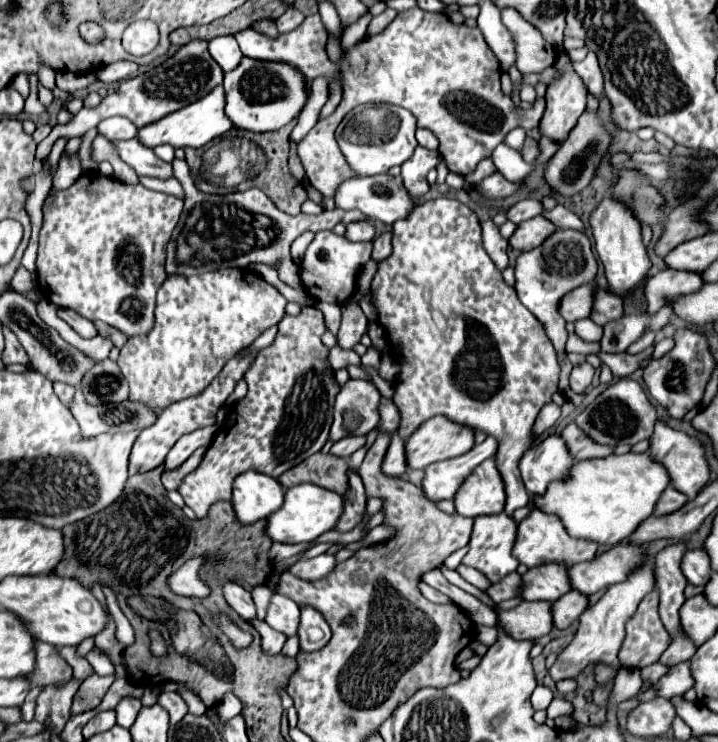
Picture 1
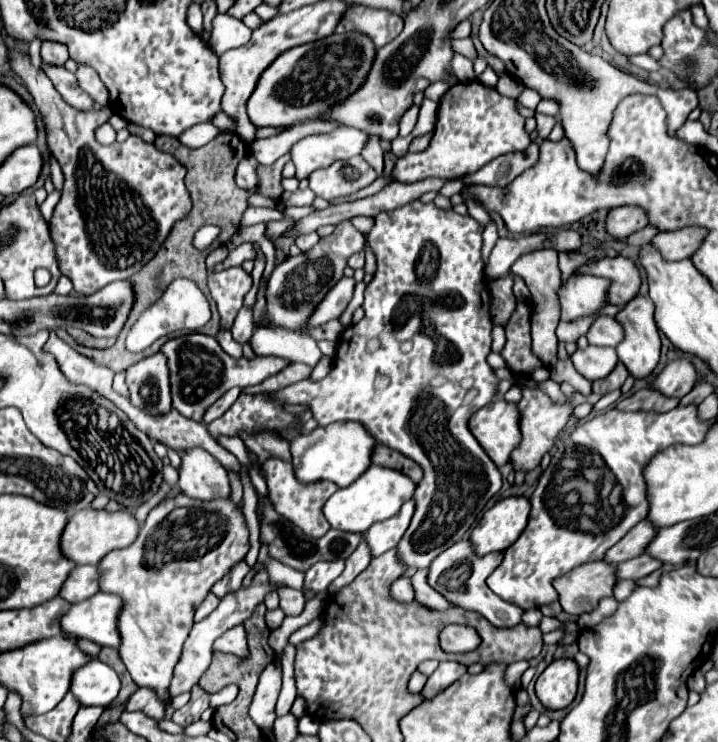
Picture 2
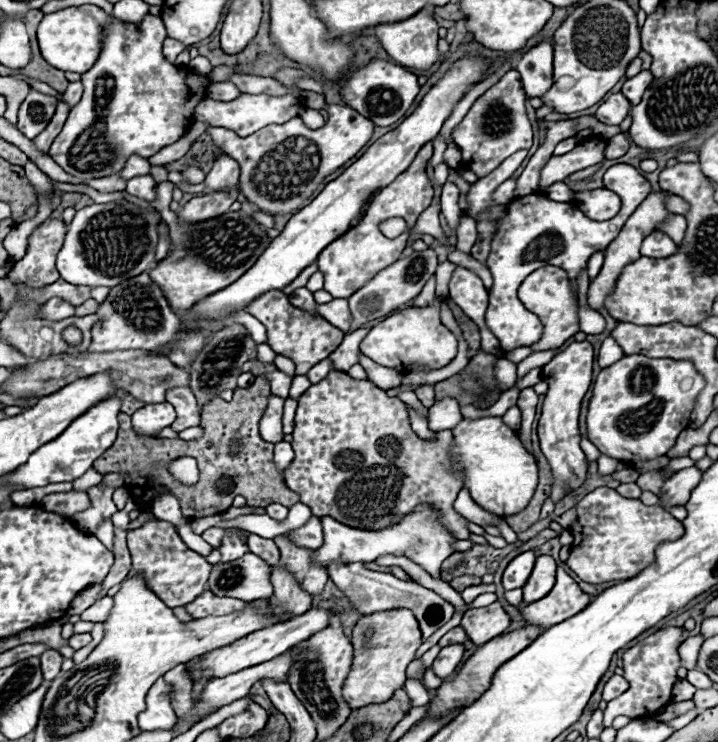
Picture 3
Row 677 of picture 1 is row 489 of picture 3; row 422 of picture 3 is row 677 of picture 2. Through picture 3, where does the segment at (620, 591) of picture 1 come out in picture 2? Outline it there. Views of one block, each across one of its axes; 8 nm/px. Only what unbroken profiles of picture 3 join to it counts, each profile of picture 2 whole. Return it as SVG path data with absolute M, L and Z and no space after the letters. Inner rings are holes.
M572 658L554 660L536 680L536 694L550 710L572 704L578 690L578 664Z

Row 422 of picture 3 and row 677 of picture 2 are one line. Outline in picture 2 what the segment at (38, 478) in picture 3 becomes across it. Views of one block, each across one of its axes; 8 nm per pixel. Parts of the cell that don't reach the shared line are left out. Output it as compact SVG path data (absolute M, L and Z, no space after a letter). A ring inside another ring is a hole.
M100 660L74 670L70 680L70 692L82 706L108 706L120 690L118 674Z

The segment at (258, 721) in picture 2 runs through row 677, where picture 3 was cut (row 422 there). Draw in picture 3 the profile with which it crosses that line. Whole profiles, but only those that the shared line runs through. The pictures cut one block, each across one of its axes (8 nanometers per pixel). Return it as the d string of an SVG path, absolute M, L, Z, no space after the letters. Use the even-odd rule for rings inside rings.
M270 396L268 398L268 408L264 412L264 418L260 422L260 434L266 442L280 442L284 438L282 434L282 406L284 398Z

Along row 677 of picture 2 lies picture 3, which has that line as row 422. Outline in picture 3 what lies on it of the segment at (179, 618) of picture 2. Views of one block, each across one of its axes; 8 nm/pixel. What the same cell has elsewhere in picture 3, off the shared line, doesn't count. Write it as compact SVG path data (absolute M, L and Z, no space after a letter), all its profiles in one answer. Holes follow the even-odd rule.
M162 402L162 404L146 404L144 408L138 408L132 414L132 430L138 436L150 436L156 438L158 432L166 426L170 426L176 418L176 412L172 404Z

